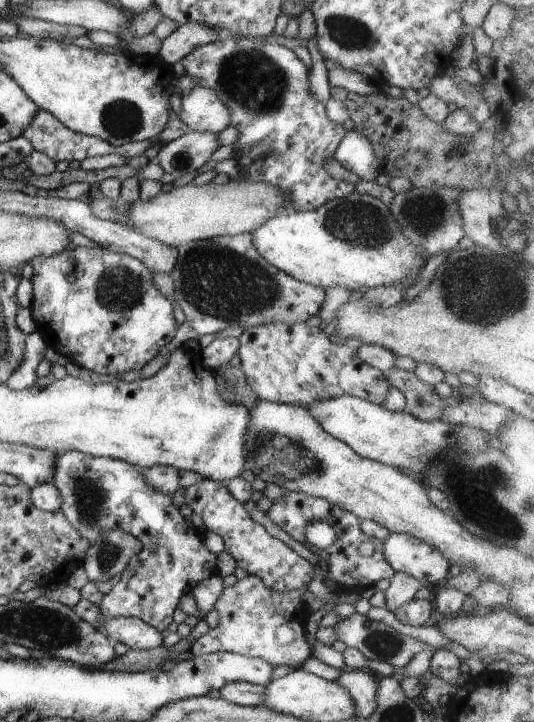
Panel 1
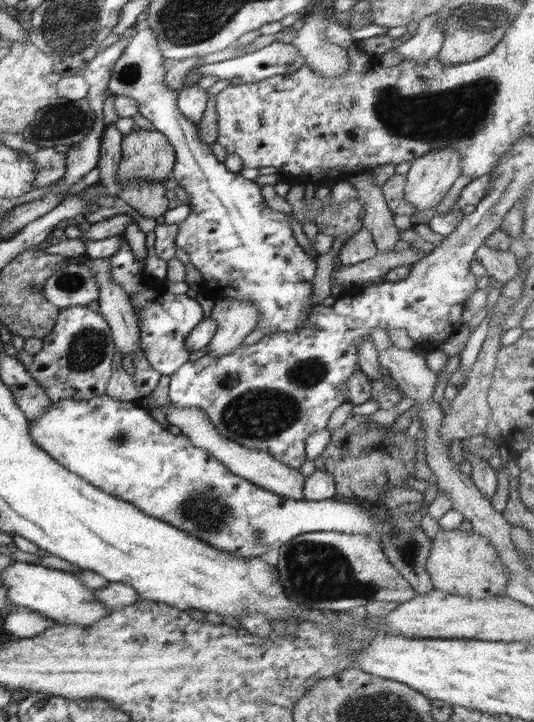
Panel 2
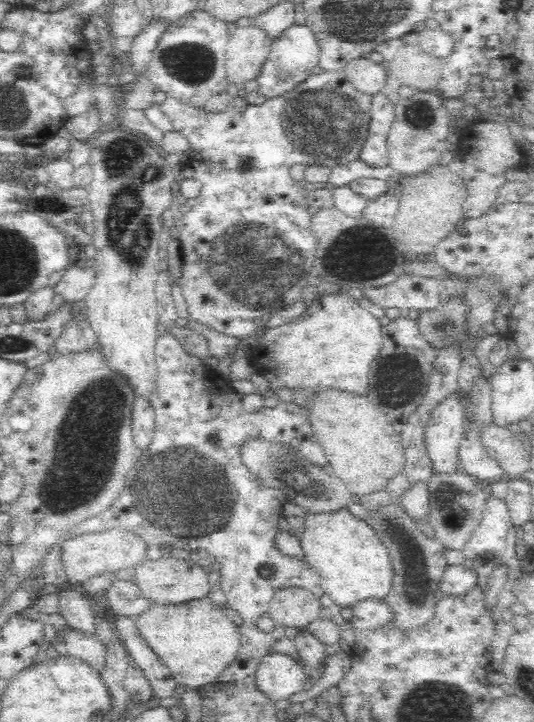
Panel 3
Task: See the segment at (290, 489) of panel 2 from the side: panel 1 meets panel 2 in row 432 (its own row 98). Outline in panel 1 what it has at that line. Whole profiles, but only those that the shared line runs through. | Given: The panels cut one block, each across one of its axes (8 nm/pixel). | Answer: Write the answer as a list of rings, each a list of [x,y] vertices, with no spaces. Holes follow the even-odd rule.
[[[196,86],[189,94],[182,96],[182,108],[179,118],[186,123],[188,131],[220,133],[231,124],[230,109],[220,100],[215,90],[208,87]]]

